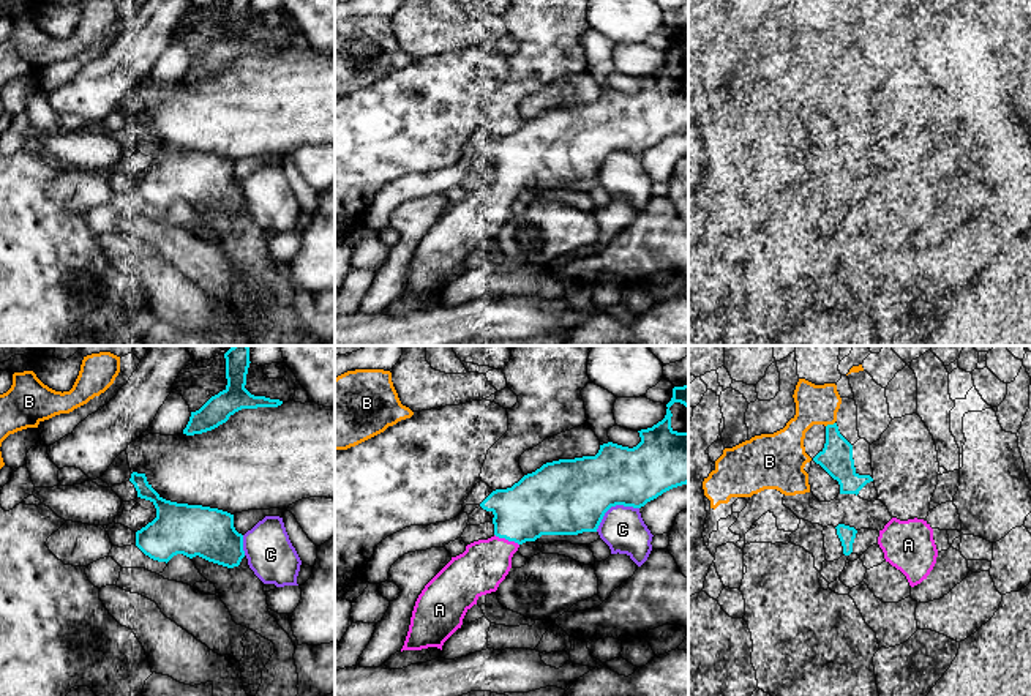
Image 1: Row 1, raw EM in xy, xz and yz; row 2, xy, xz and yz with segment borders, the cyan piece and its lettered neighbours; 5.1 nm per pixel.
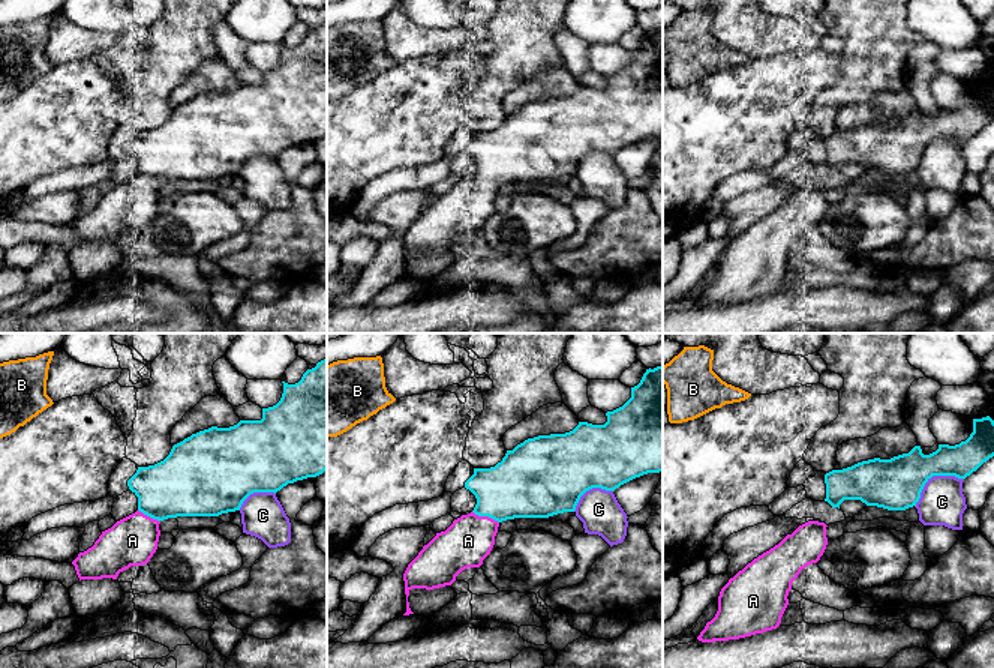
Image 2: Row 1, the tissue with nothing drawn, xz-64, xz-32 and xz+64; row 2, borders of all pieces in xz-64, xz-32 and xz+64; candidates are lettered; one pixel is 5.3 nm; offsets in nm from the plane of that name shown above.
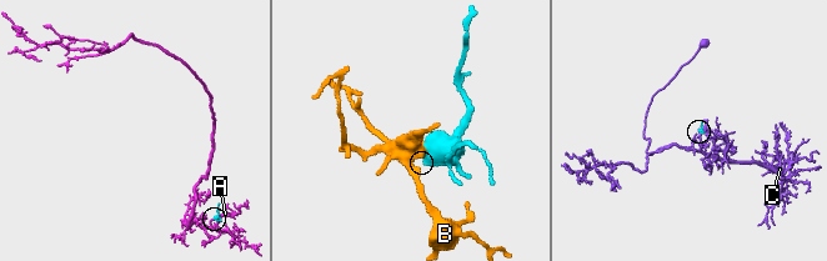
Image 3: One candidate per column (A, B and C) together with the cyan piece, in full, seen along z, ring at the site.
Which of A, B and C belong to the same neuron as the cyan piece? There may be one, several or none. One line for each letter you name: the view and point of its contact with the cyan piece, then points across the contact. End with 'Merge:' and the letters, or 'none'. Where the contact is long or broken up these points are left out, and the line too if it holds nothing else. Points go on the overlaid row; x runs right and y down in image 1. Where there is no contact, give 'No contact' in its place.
A: Touches cyan at xz (507, 538)
Merge: A

